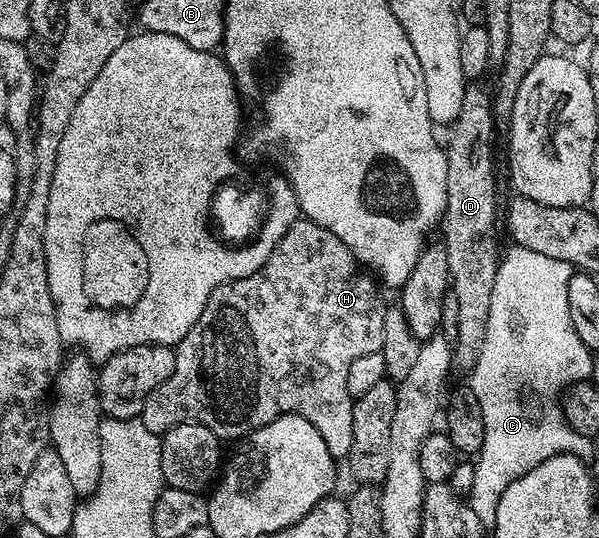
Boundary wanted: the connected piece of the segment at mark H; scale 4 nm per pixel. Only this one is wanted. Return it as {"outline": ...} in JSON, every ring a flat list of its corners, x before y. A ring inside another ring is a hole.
{"outline":[[308,220,294,222,292,228,283,236,283,240,279,240,279,244,275,244,275,248,271,252,271,256,267,256,263,268,259,268,251,276,243,276,219,284,215,288,215,292,211,292,199,320,195,320,195,324,187,332,187,336,183,336,183,340,177,343,175,347,173,375,163,384,159,384,159,388,155,388,149,393,148,398,140,403,139,421,151,433,158,436,164,436,171,427,184,422,198,422,211,428,211,432,215,432,217,438,241,440,248,436,252,430,266,426,280,414,298,414,316,428,319,436,323,436,323,440,327,444,327,452,331,452,334,460,348,459,351,452,351,440,353,439,353,404,355,399,347,392,347,368,351,368,351,360,355,360,355,356,380,354,383,348,384,314,387,306,385,302,381,303,381,298,377,295,376,285,378,286,378,283,362,269,357,259,347,248,347,244,343,244,343,240,339,240,339,236,335,236,327,228]]}

